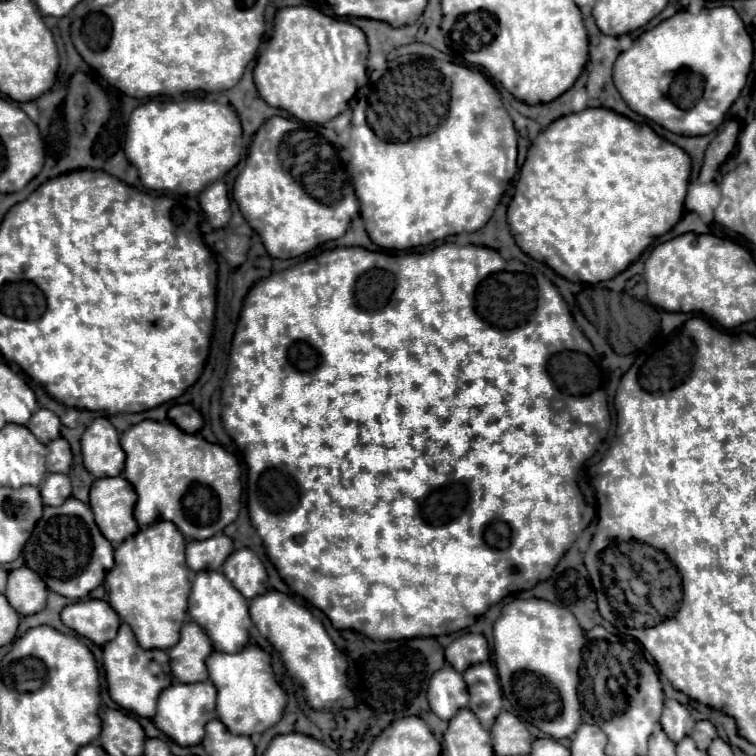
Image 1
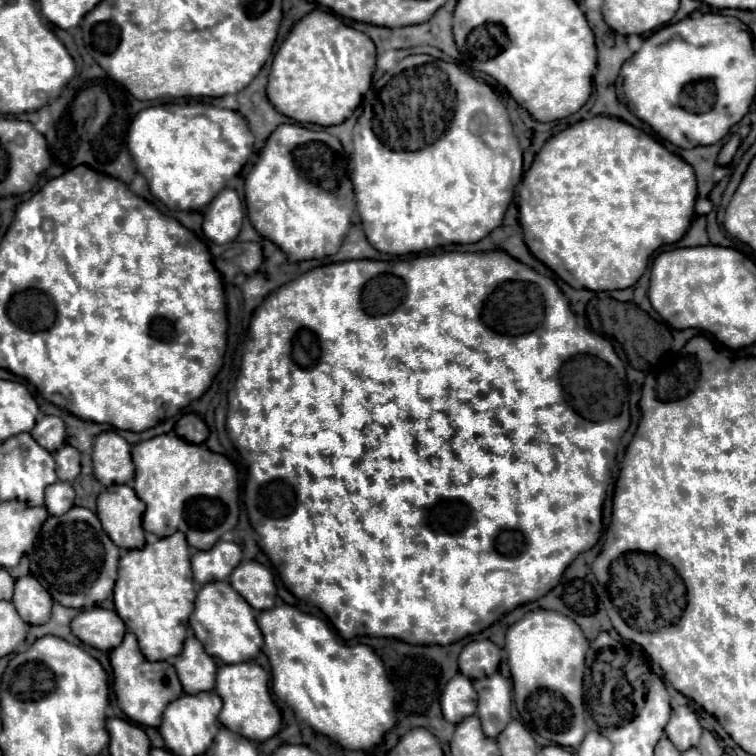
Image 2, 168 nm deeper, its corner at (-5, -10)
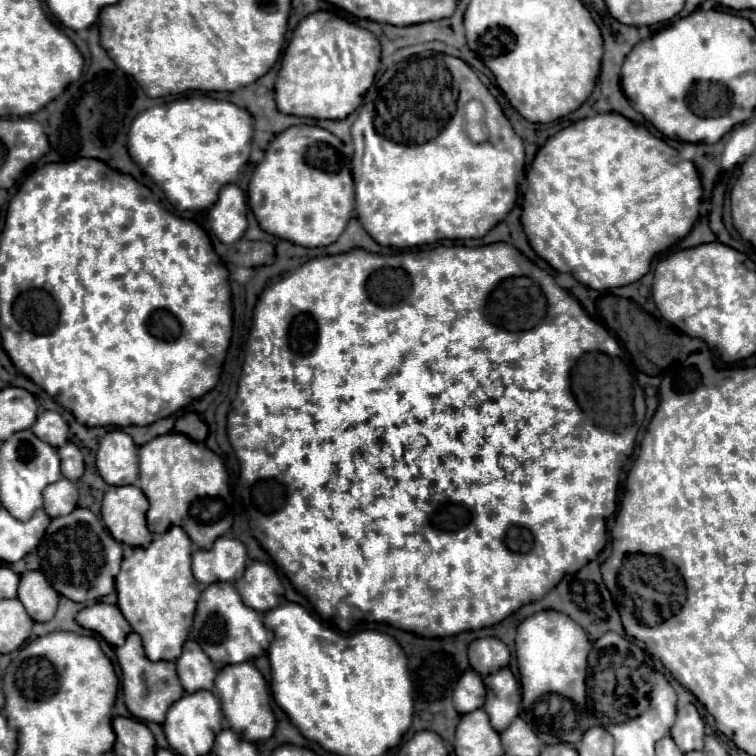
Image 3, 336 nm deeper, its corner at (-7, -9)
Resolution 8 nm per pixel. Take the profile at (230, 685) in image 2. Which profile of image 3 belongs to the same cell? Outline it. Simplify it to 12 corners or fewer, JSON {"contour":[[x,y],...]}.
{"contour":[[253,663],[223,667],[213,693],[247,741],[273,735],[275,717]]}

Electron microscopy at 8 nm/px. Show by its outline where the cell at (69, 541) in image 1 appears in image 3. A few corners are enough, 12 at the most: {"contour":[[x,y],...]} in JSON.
{"contour":[[91,509],[51,519],[41,571],[75,603],[115,591],[121,543]]}

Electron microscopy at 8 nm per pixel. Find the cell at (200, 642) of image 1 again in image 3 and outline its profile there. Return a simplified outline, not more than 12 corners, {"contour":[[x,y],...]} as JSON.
{"contour":[[195,641],[177,675],[187,693],[213,689],[215,667]]}

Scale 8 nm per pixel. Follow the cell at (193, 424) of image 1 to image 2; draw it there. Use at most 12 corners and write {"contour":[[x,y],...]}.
{"contour":[[185,414],[175,424],[175,434],[191,444],[209,436],[197,414]]}

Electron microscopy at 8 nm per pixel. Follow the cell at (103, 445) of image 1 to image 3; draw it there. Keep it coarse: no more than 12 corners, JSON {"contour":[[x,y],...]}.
{"contour":[[109,431],[97,449],[97,471],[109,485],[135,485],[137,445]]}

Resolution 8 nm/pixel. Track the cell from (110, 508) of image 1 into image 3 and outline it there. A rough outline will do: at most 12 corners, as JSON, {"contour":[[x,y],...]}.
{"contour":[[109,487],[101,517],[117,541],[147,547],[147,497]]}

